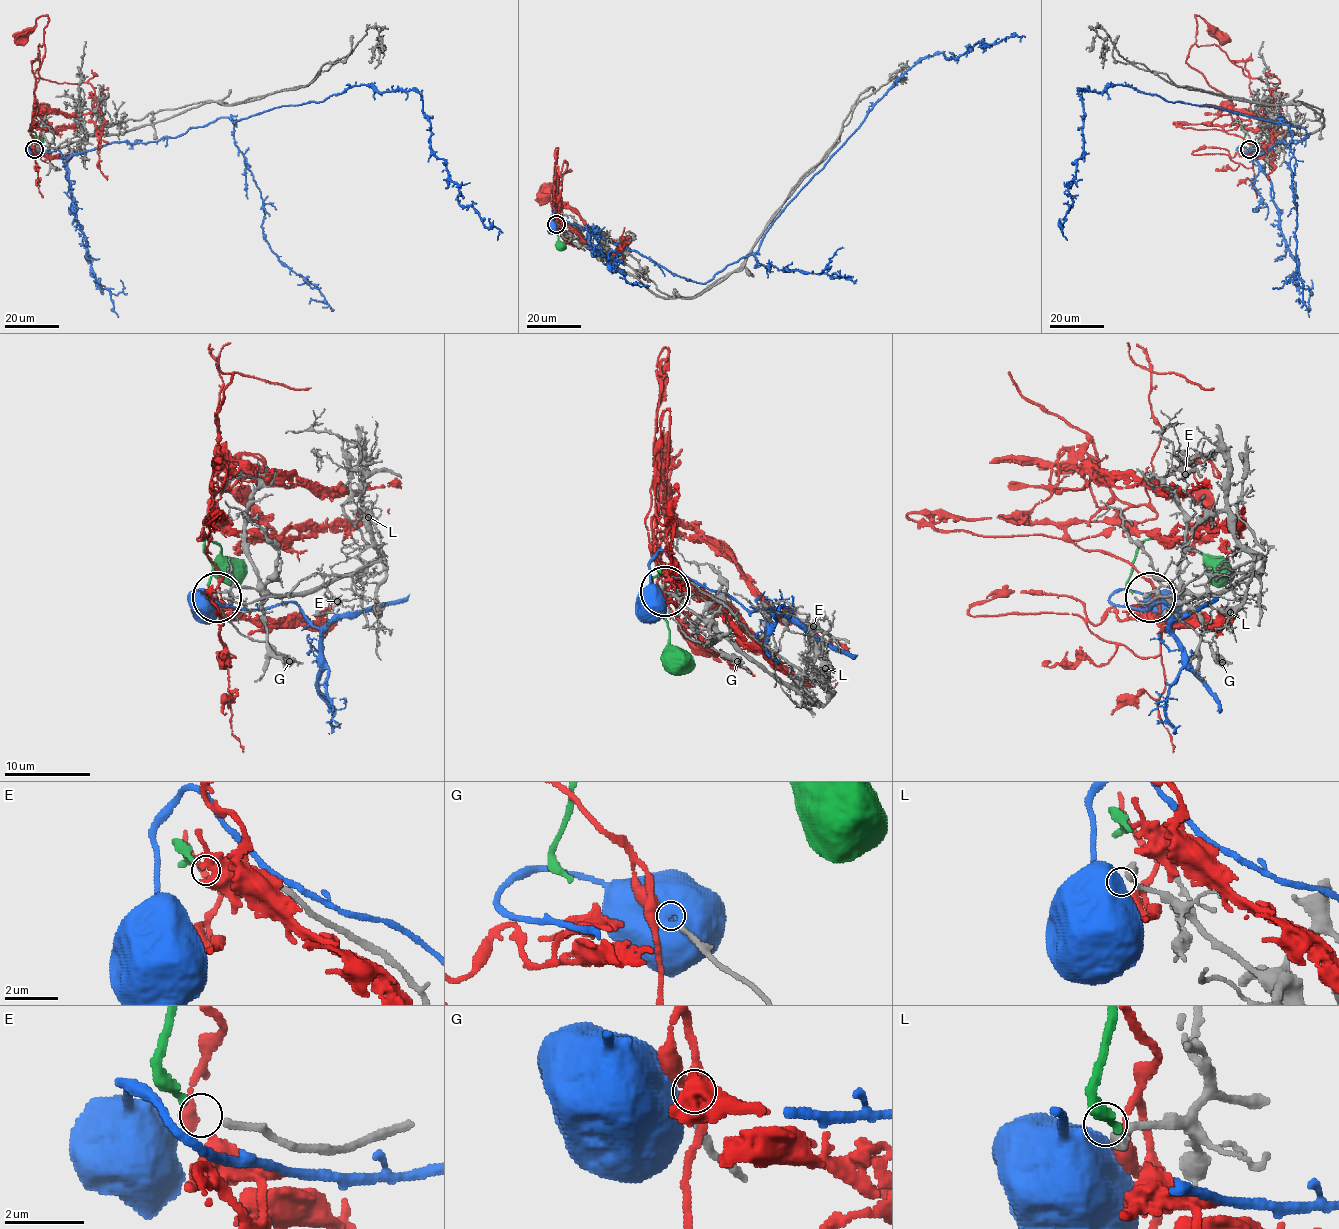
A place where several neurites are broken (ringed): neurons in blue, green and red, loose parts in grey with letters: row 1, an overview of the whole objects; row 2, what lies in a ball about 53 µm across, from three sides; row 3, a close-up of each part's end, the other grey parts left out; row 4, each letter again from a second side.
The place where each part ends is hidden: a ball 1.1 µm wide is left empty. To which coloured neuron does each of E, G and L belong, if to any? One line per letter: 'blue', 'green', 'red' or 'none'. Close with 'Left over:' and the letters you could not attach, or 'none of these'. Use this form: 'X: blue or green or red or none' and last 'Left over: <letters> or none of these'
E: green
G: red
L: none
Left over: L

